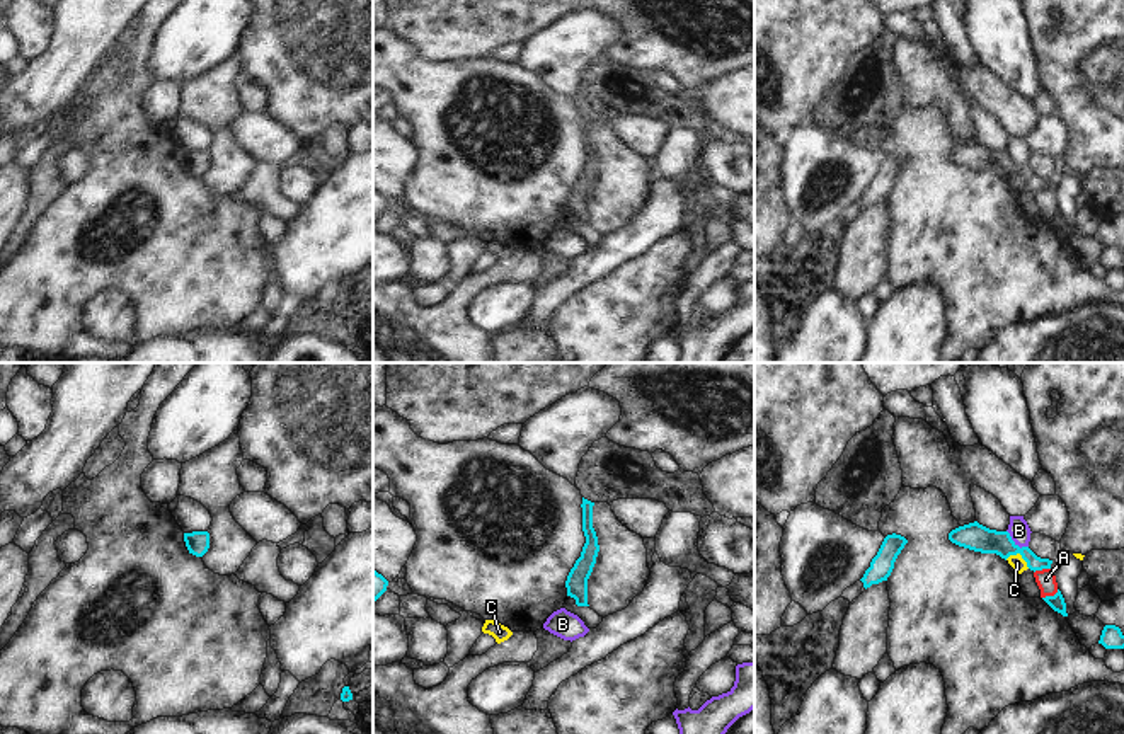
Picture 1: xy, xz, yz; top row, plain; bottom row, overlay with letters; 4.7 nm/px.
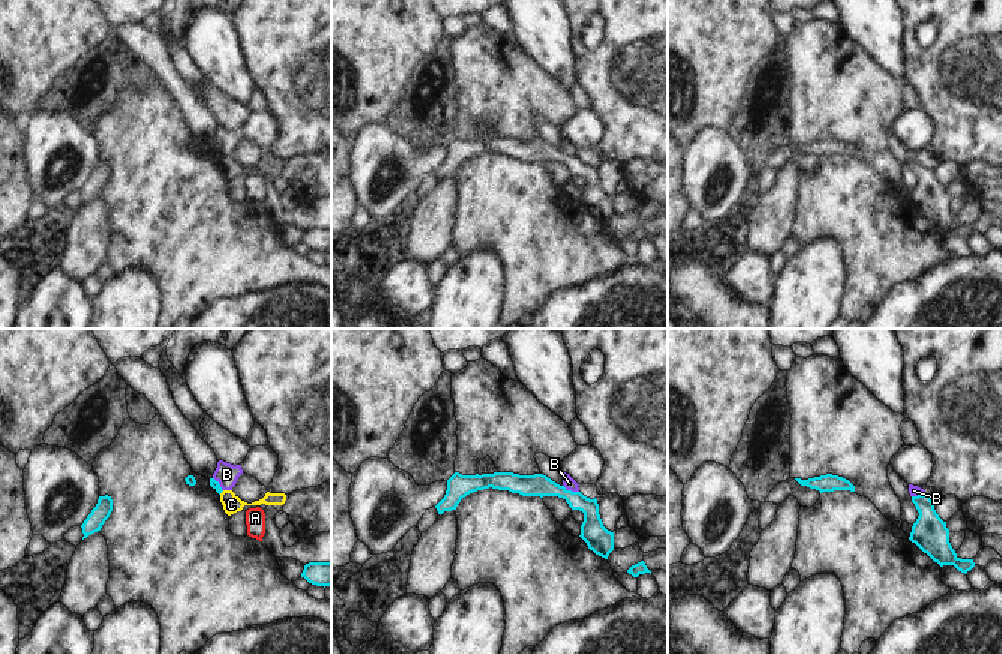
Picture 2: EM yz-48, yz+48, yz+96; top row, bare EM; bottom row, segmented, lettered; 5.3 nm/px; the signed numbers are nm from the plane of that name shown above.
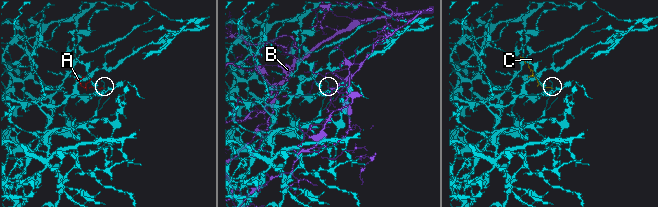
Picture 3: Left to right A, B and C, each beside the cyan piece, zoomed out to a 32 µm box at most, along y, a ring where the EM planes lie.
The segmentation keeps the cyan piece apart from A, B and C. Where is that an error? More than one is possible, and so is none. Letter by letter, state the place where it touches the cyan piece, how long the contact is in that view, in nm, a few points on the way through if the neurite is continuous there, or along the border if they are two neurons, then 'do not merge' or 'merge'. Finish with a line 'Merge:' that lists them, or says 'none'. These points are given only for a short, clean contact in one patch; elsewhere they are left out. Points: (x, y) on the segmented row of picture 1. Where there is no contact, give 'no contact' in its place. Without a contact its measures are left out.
A: contact yz (1049, 596); length 90 nm; do not merge
B: contact yz (1014, 542); length 130 nm; do not merge
C: contact yz (1019, 552); length 130 nm; do not merge
Merge: none

